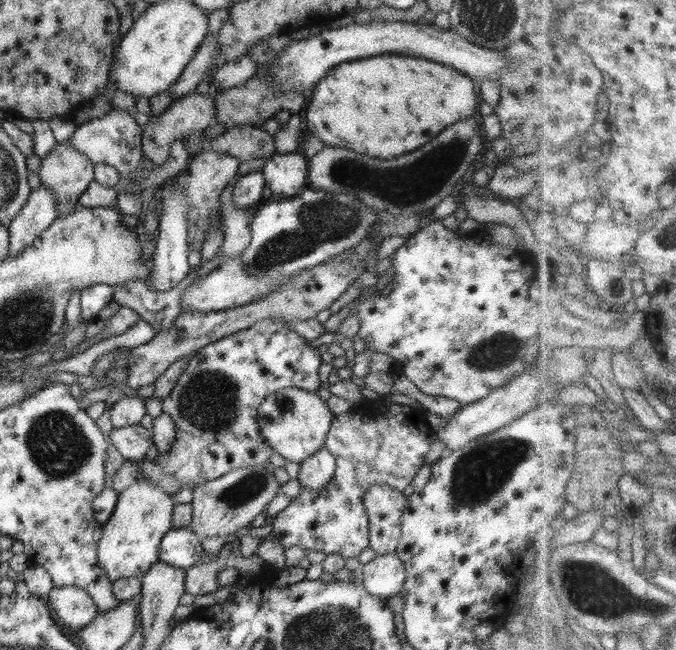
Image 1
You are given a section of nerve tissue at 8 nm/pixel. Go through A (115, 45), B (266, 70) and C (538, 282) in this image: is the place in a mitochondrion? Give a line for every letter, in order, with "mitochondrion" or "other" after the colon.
A: other
B: other
C: other

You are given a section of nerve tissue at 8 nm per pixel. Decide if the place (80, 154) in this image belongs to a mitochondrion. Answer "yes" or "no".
no

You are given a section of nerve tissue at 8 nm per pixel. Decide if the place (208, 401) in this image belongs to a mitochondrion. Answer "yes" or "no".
yes

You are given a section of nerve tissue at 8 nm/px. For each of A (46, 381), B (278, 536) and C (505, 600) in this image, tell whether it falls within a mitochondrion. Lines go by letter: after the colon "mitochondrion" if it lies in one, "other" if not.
A: other
B: other
C: other

